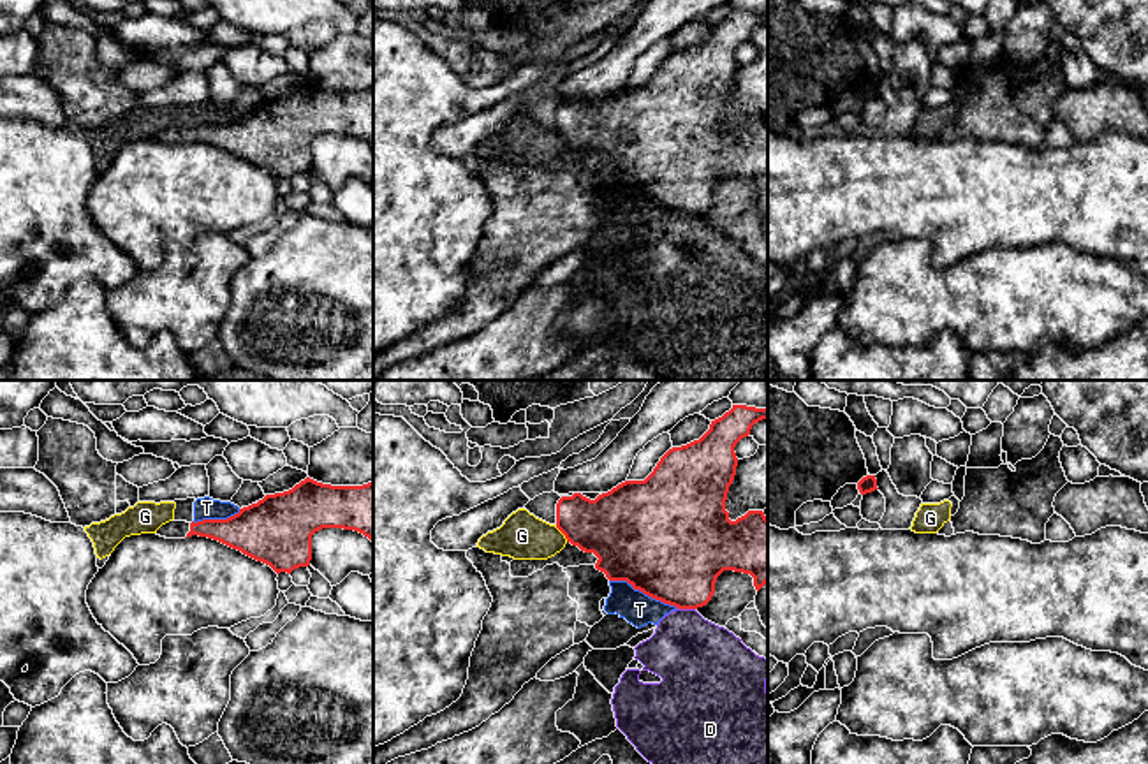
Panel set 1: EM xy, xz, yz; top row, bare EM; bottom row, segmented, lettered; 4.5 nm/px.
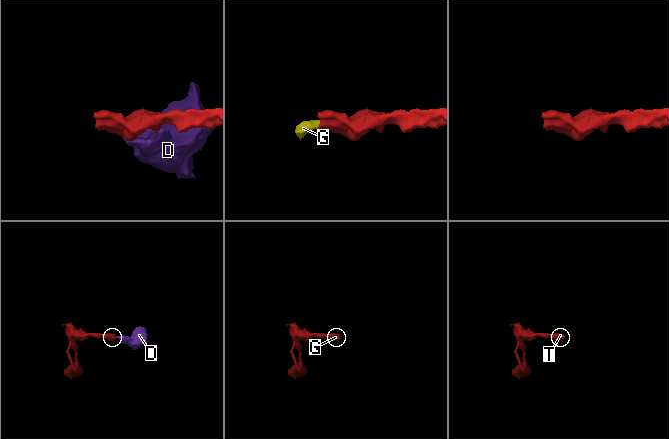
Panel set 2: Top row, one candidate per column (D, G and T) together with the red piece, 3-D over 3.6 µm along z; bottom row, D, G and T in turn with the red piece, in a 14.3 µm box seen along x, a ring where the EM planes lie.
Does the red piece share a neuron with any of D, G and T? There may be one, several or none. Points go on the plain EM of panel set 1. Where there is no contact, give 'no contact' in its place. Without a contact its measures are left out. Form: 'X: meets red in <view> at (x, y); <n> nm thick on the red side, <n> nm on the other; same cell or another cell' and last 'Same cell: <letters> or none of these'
D: meets red in xz at (687, 213); 440 nm thick on the red side, 380 nm on the other; another cell
G: meets red in xz at (562, 138); 320 nm thick on the red side, 200 nm on the other; another cell
T: meets red in xz at (645, 199); 500 nm thick on the red side, 150 nm on the other; another cell
Same cell: none of these

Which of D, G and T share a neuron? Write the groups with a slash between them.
D G T

